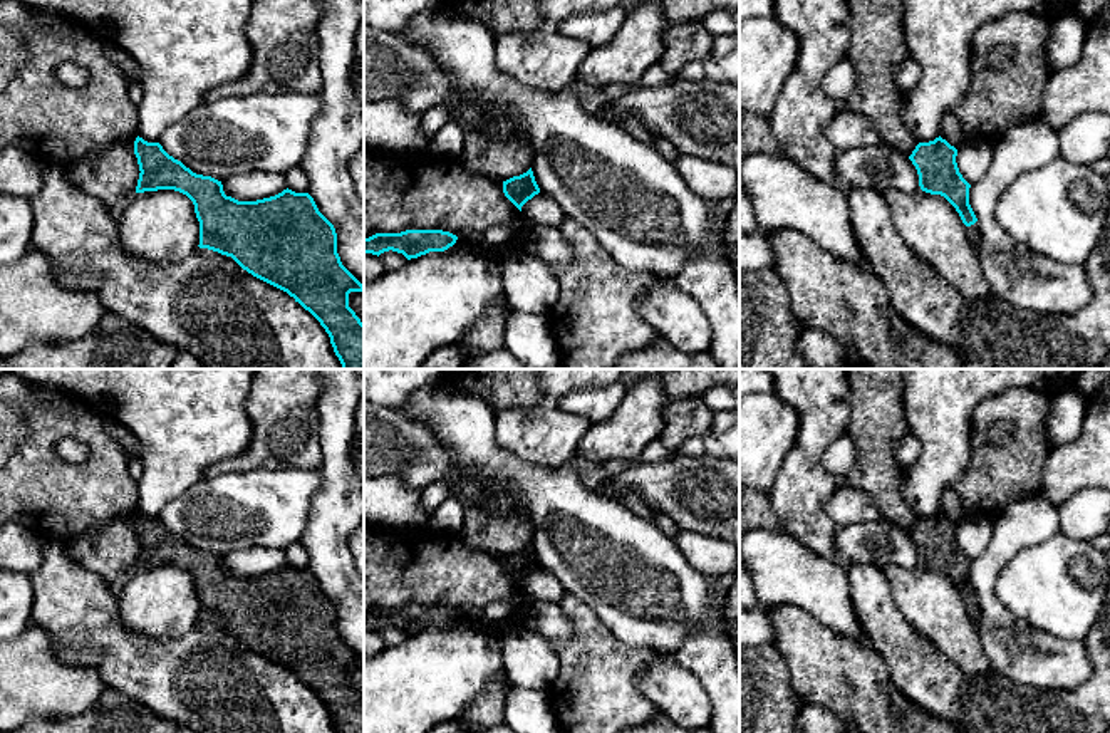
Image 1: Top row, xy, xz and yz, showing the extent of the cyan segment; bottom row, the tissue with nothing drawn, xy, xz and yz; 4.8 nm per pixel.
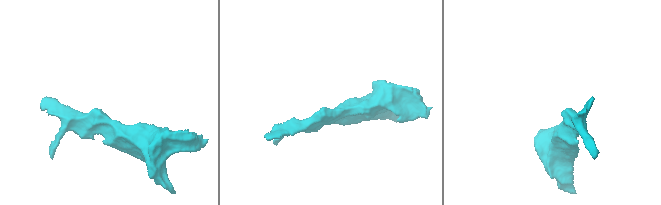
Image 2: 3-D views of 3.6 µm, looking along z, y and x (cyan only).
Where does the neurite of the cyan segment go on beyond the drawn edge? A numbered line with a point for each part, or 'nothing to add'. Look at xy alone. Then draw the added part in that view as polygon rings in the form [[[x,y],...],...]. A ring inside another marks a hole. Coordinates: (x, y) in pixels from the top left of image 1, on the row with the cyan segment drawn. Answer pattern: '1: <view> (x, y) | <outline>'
nothing to add

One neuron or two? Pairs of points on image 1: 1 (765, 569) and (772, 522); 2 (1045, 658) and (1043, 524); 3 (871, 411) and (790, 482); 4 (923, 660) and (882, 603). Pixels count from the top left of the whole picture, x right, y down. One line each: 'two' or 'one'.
1: two
2: one
3: two
4: one

